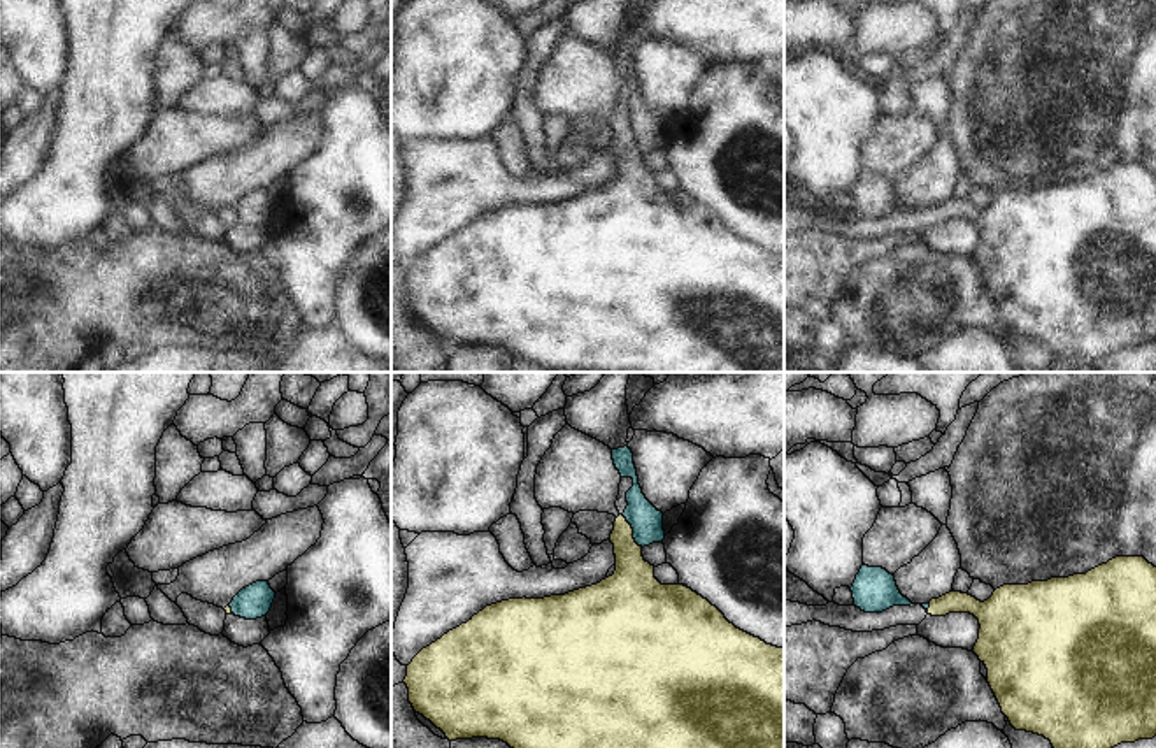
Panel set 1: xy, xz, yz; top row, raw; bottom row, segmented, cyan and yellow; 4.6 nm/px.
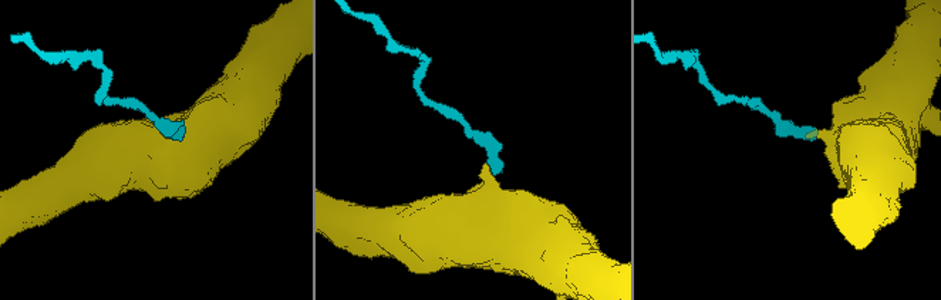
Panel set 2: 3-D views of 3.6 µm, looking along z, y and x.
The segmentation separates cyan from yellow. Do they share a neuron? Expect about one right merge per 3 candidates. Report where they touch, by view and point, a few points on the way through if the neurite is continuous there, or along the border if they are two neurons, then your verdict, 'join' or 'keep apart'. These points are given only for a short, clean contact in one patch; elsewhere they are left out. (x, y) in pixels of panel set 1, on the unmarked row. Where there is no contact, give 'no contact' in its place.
xz (634, 139) | along xz (621, 122), (632, 136), (632, 144), (642, 153) | keep apart

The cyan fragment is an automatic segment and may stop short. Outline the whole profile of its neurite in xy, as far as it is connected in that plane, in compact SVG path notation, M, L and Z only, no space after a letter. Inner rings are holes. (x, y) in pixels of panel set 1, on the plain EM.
M256 188L242 195L230 209L232 219L246 227L267 223L275 205L268 188Z

